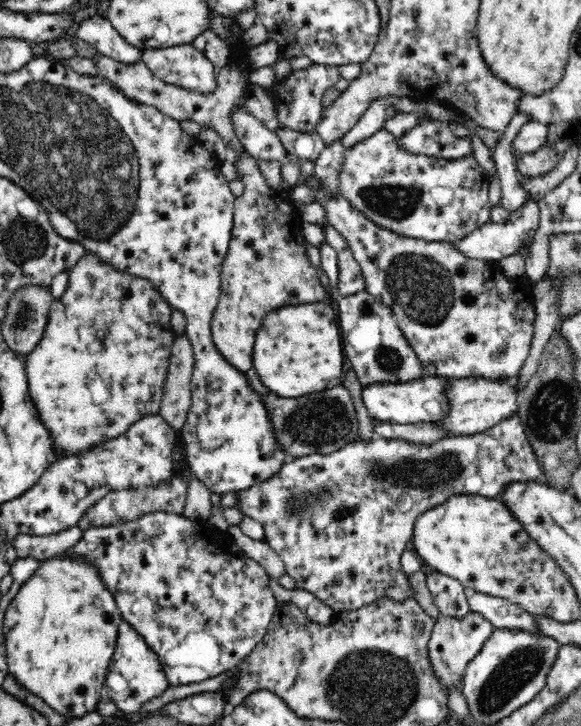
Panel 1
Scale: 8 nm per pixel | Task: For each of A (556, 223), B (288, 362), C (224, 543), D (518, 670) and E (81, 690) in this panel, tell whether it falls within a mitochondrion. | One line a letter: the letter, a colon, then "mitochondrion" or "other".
A: other
B: other
C: other
D: mitochondrion
E: other

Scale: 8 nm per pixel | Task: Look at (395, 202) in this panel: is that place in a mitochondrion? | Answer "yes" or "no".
yes

